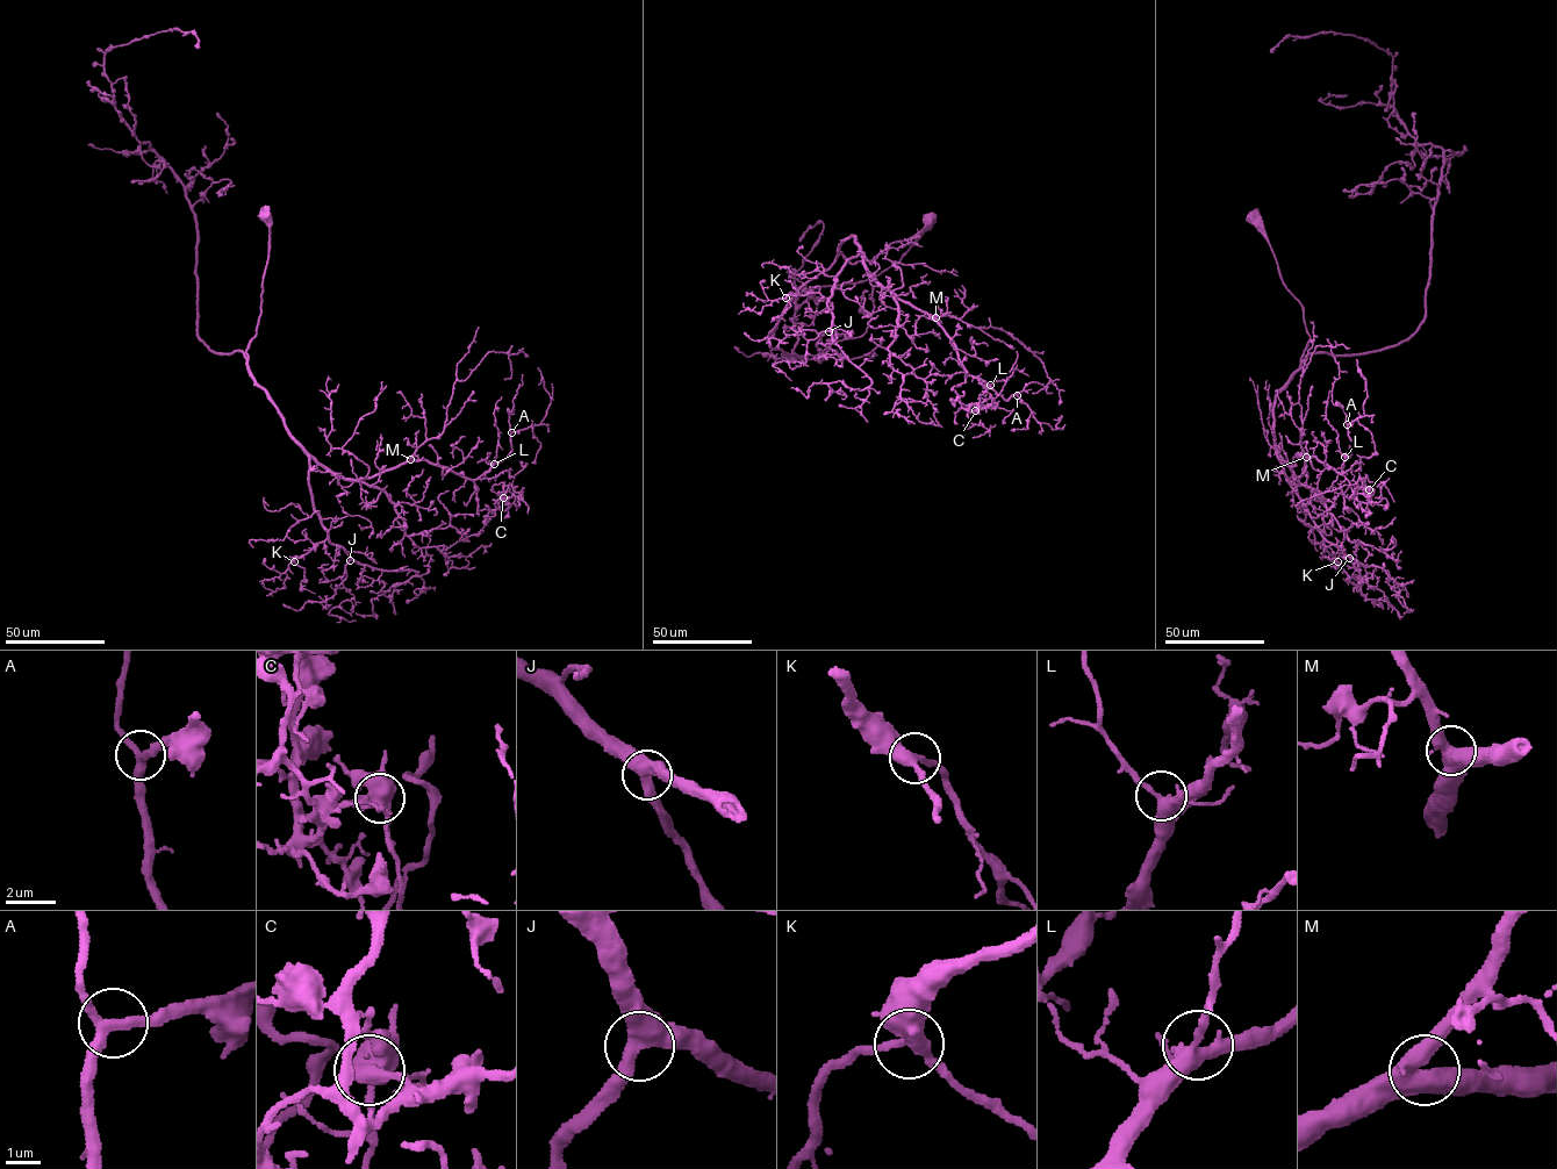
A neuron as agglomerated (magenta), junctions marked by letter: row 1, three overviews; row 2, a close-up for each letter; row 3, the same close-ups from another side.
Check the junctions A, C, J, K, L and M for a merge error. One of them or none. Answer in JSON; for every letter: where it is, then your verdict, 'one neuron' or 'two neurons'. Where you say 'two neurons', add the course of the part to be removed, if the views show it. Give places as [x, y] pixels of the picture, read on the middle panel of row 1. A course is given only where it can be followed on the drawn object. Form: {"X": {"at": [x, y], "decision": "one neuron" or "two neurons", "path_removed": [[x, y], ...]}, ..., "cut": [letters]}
{"A": {"at": [1017, 395], "decision": "one neuron"}, "C": {"at": [975, 410], "decision": "two neurons", "path_removed": [[975, 410], [976, 404], [984, 407], [970, 406], [970, 413], [956, 397], [962, 391]]}, "J": {"at": [829, 331], "decision": "one neuron"}, "K": {"at": [786, 298], "decision": "one neuron"}, "L": {"at": [990, 385], "decision": "one neuron"}, "M": {"at": [935, 317], "decision": "one neuron"}, "cut": ["C"]}

